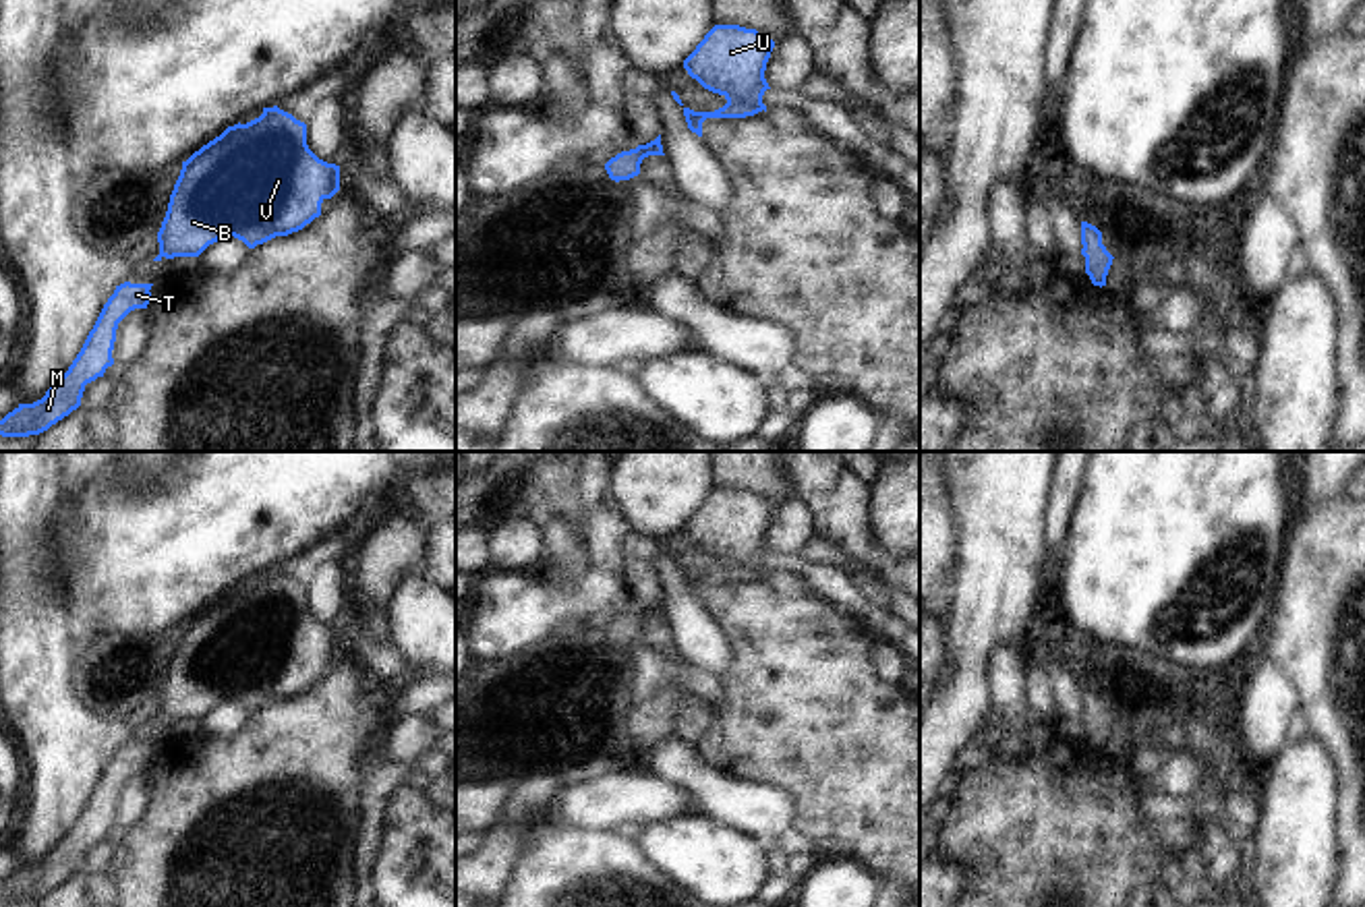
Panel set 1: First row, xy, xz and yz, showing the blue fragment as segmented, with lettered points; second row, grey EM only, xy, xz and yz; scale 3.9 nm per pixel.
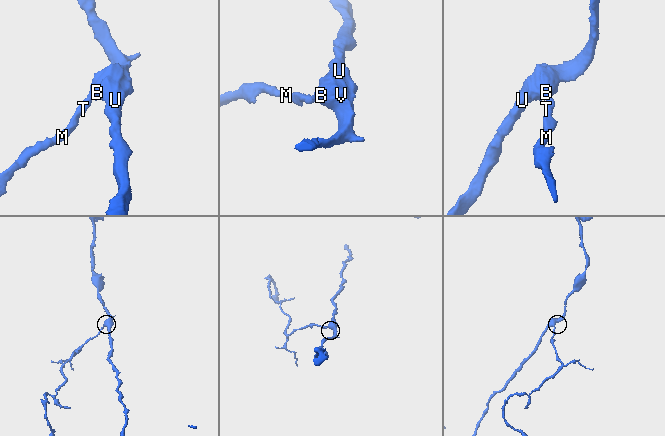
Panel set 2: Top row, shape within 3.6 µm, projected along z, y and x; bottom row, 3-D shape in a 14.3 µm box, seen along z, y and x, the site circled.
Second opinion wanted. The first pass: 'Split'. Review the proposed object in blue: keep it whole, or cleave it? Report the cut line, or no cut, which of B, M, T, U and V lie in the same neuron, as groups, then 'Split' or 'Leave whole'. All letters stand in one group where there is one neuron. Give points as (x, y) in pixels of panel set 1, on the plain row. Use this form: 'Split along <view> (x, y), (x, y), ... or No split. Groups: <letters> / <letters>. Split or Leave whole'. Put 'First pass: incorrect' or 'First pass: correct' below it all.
No split. Groups: B M T U V. Leave whole
First pass: incorrect

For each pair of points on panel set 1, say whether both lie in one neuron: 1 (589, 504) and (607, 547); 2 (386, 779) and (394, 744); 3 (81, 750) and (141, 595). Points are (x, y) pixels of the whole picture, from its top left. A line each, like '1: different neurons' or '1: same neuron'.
1: same neuron
2: different neurons
3: different neurons

